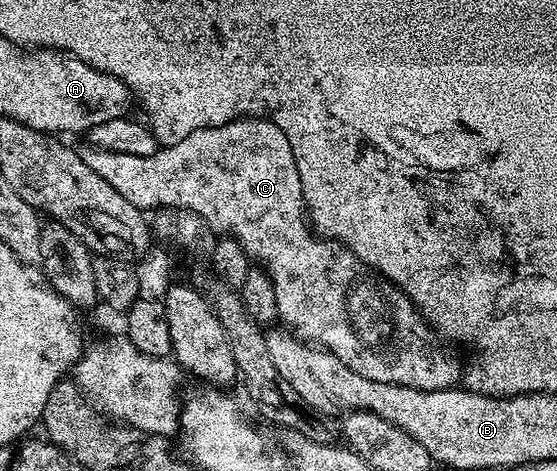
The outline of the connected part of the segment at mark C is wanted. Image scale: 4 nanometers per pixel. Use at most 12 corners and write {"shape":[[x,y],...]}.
{"shape":[[271,117],[82,157],[189,210],[272,281],[279,321],[382,384],[451,390],[416,305],[314,233]]}

